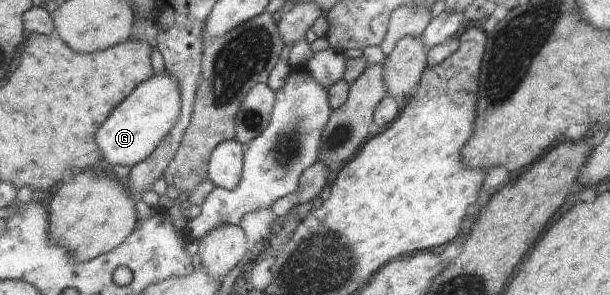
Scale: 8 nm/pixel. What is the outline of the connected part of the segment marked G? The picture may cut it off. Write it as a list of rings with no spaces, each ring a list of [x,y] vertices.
[[[164,69],[152,79],[140,83],[138,87],[118,106],[110,119],[98,131],[96,140],[104,151],[106,167],[126,165],[133,168],[148,159],[171,131],[175,130],[183,110],[183,92],[180,79]]]

